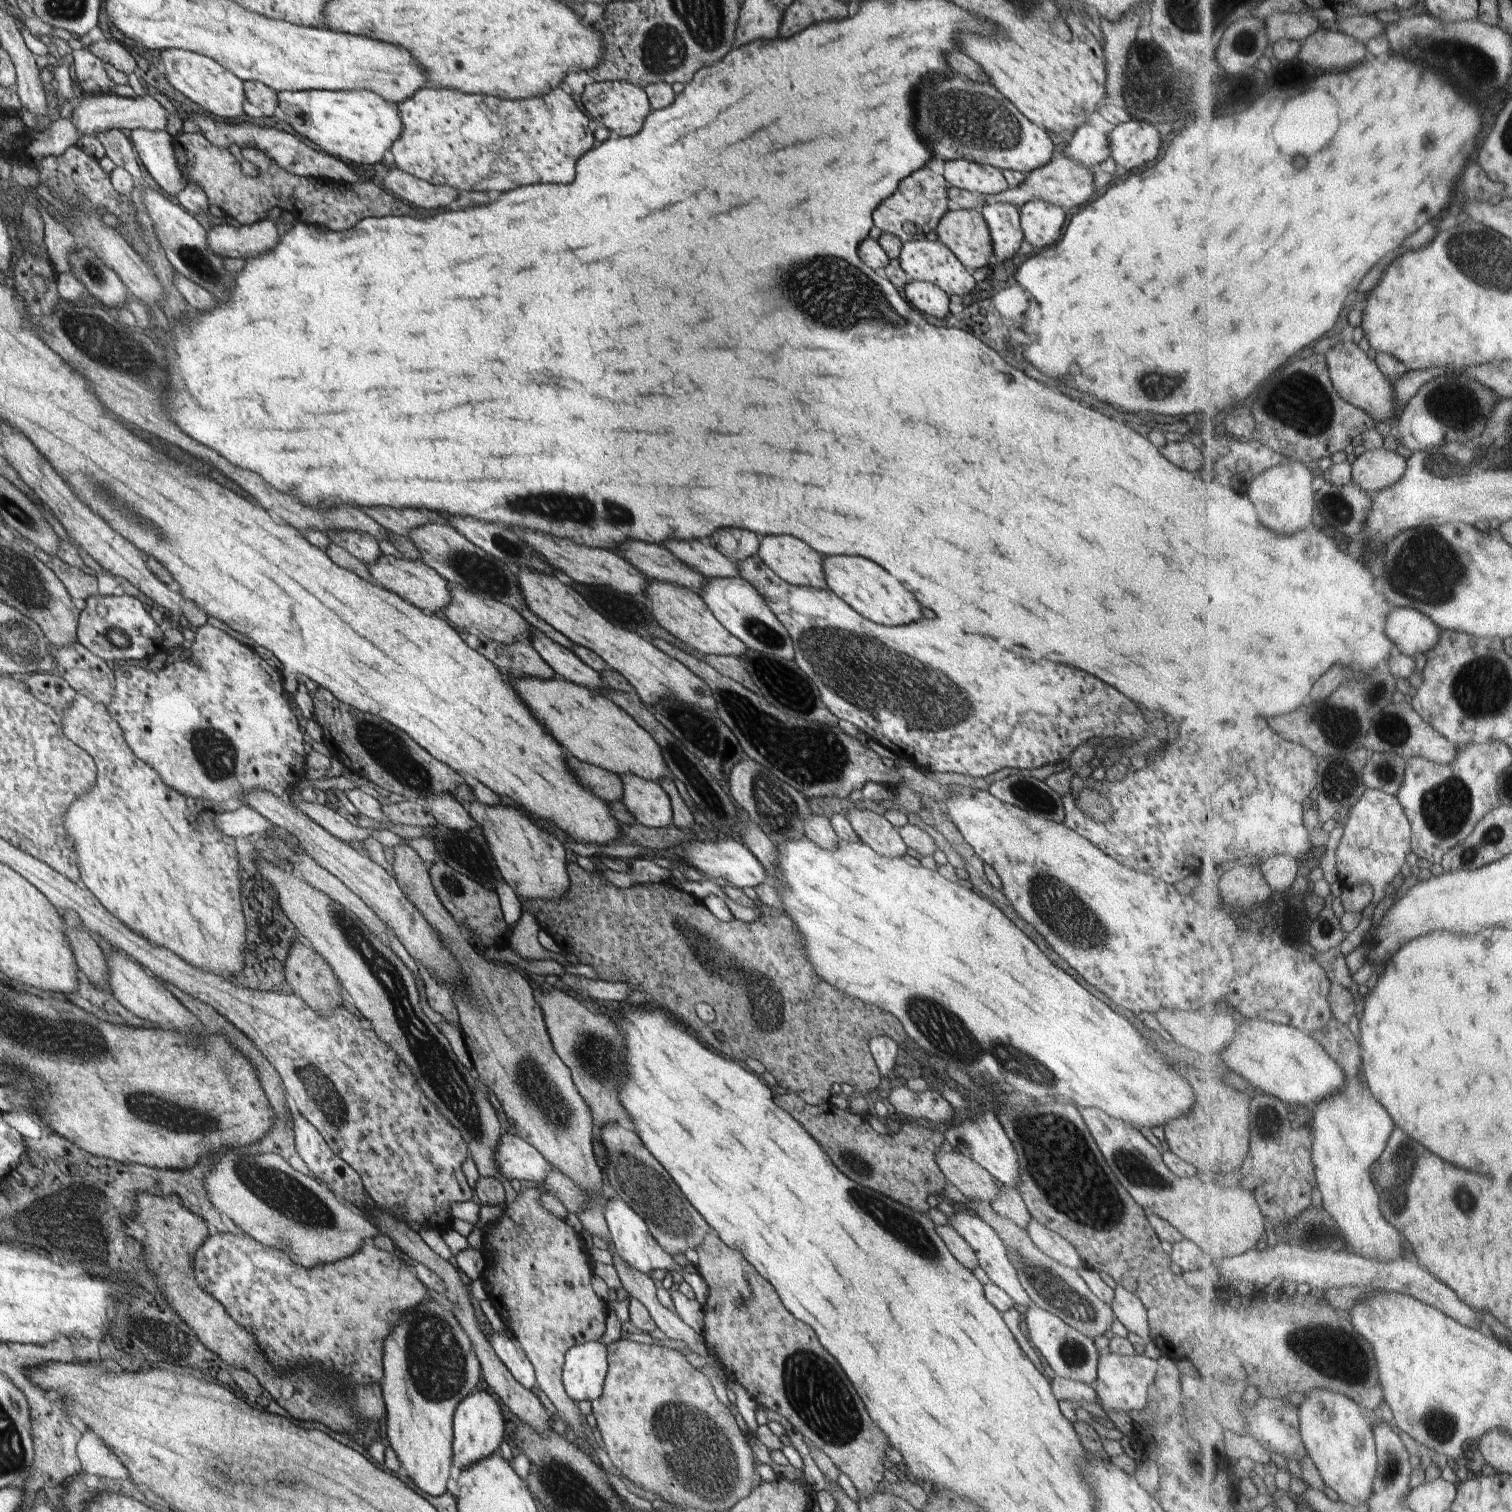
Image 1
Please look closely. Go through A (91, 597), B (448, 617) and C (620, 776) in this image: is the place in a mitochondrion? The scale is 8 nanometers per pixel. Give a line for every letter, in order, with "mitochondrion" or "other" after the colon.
A: other
B: other
C: other

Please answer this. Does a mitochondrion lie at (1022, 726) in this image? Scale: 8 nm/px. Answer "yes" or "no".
no

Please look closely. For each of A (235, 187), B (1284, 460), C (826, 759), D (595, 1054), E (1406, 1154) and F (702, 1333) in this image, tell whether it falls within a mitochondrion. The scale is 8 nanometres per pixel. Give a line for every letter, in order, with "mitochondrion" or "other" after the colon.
A: other
B: other
C: mitochondrion
D: mitochondrion
E: mitochondrion
F: other

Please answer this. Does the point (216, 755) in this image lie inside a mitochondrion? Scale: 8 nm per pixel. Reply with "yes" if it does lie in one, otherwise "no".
yes

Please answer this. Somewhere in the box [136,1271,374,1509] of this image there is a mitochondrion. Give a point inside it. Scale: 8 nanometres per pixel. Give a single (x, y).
(286, 1477)

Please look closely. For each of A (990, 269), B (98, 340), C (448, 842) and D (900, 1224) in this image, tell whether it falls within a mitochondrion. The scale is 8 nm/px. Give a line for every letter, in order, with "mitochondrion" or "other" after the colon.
A: other
B: mitochondrion
C: mitochondrion
D: mitochondrion

